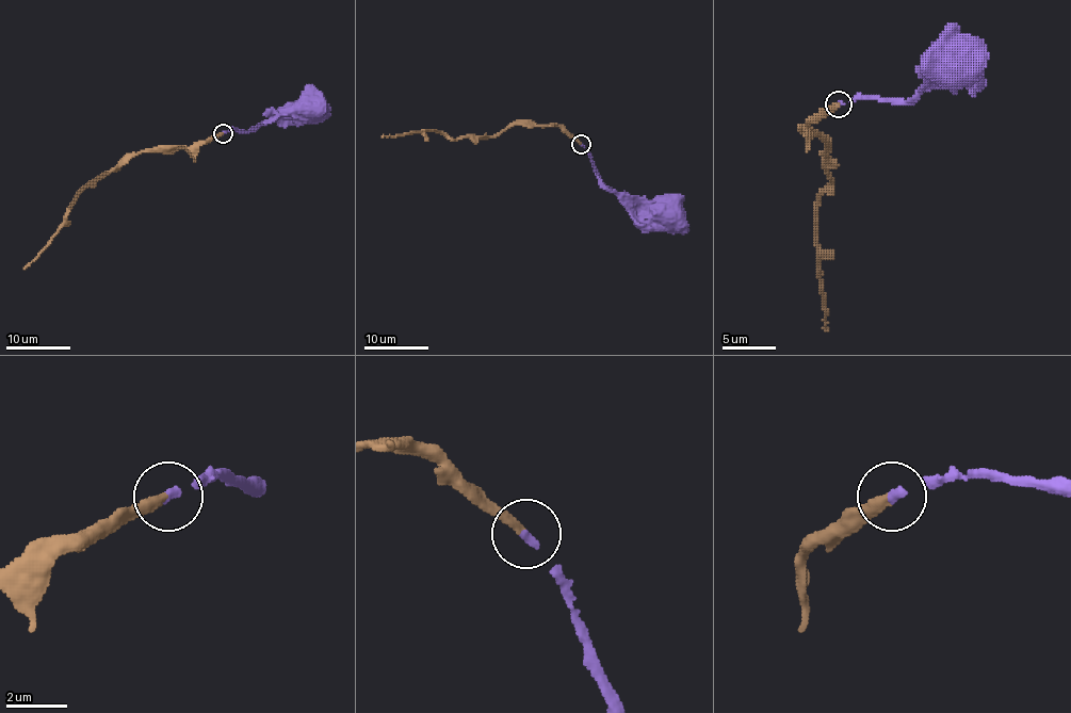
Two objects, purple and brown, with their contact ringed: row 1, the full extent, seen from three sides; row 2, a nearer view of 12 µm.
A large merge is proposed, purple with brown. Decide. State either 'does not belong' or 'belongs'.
belongs

